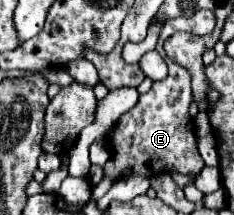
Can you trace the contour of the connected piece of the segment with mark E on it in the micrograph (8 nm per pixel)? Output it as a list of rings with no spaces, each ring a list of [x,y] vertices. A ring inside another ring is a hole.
[[[179,18],[167,20],[163,26],[165,30],[159,36],[157,52],[165,58],[169,66],[169,76],[165,80],[153,82],[151,90],[147,94],[139,96],[139,102],[133,110],[125,112],[119,122],[113,128],[113,156],[105,164],[105,174],[113,178],[121,178],[121,174],[143,174],[143,176],[155,176],[163,170],[177,170],[179,174],[197,174],[203,168],[203,160],[197,152],[195,132],[193,132],[193,120],[189,116],[189,104],[193,100],[191,96],[191,80],[179,80],[179,66],[171,62],[165,52],[163,44],[169,36],[173,36],[179,30]]]

